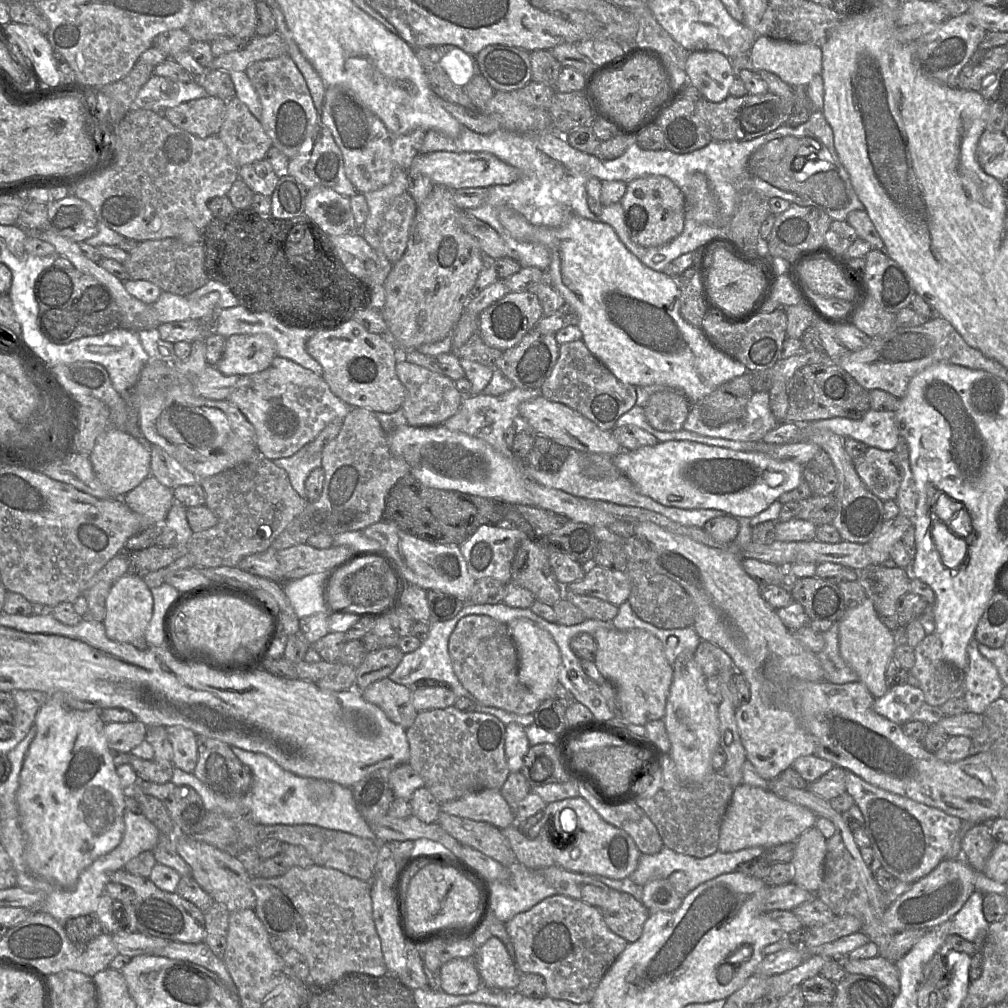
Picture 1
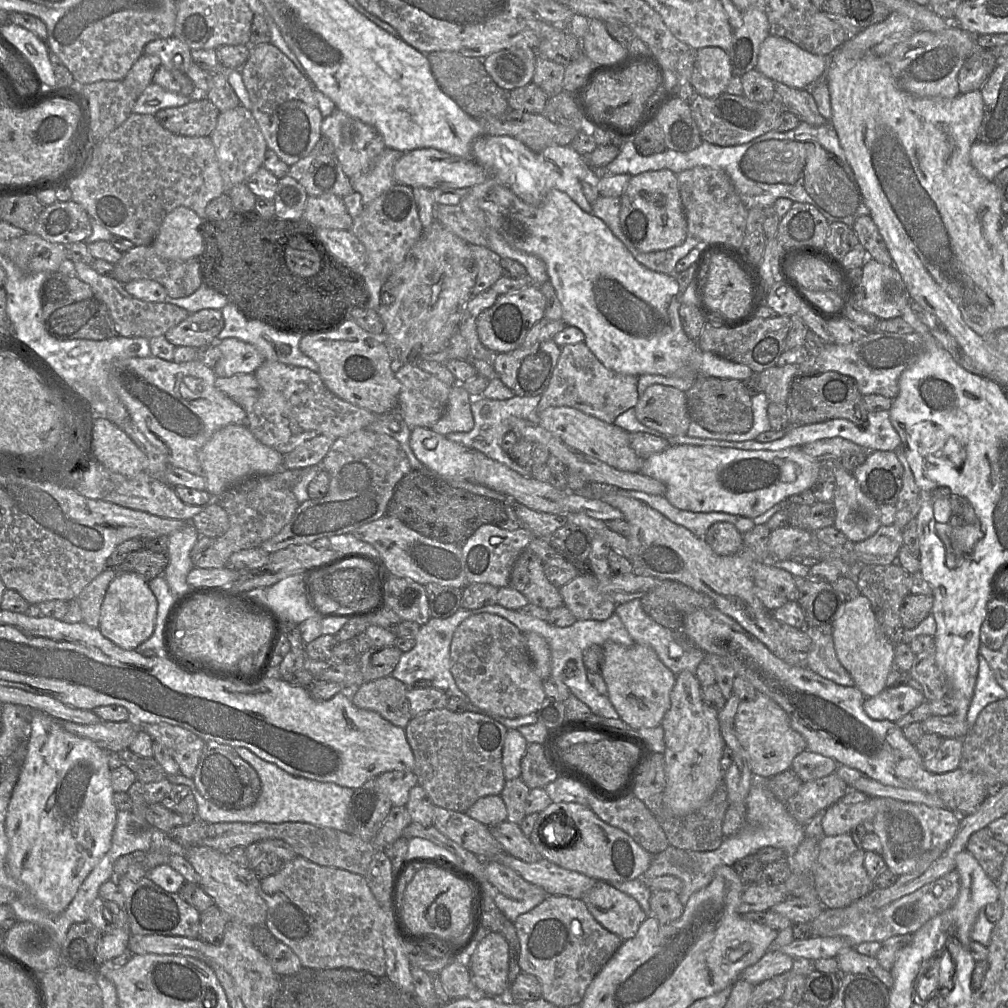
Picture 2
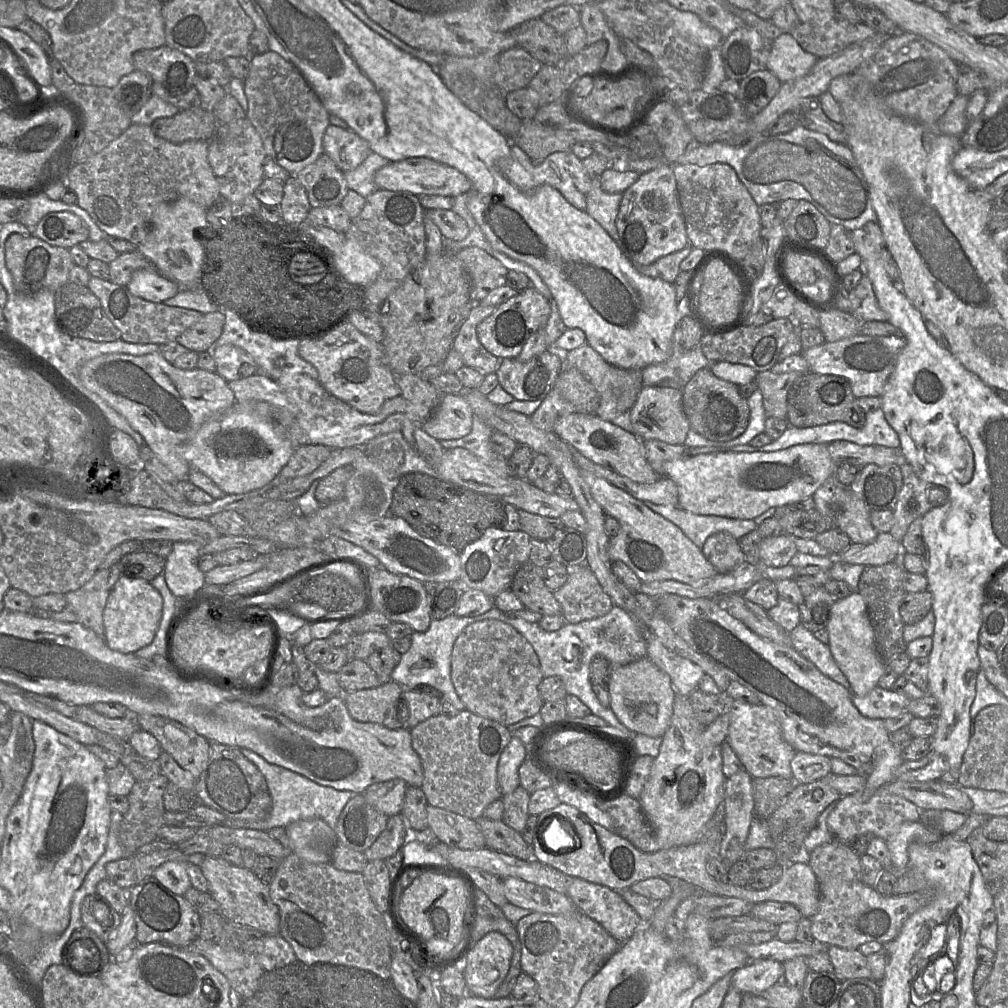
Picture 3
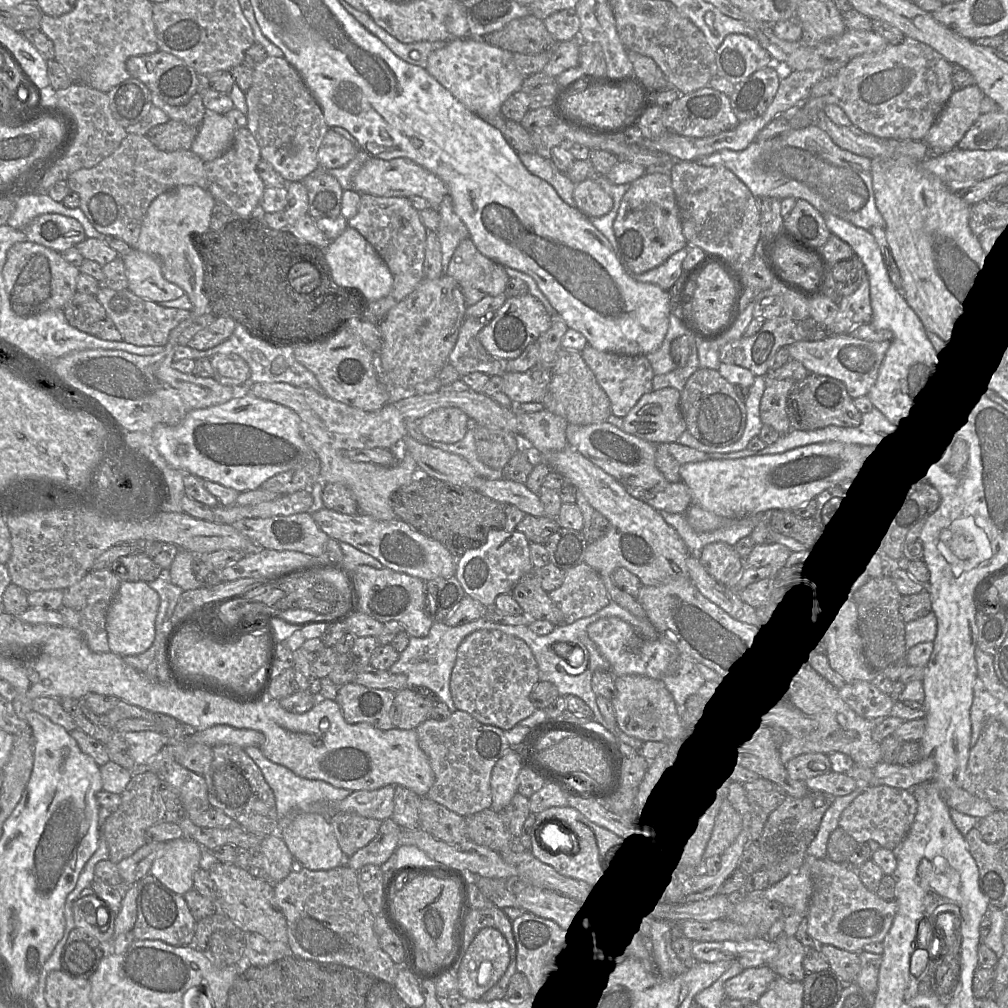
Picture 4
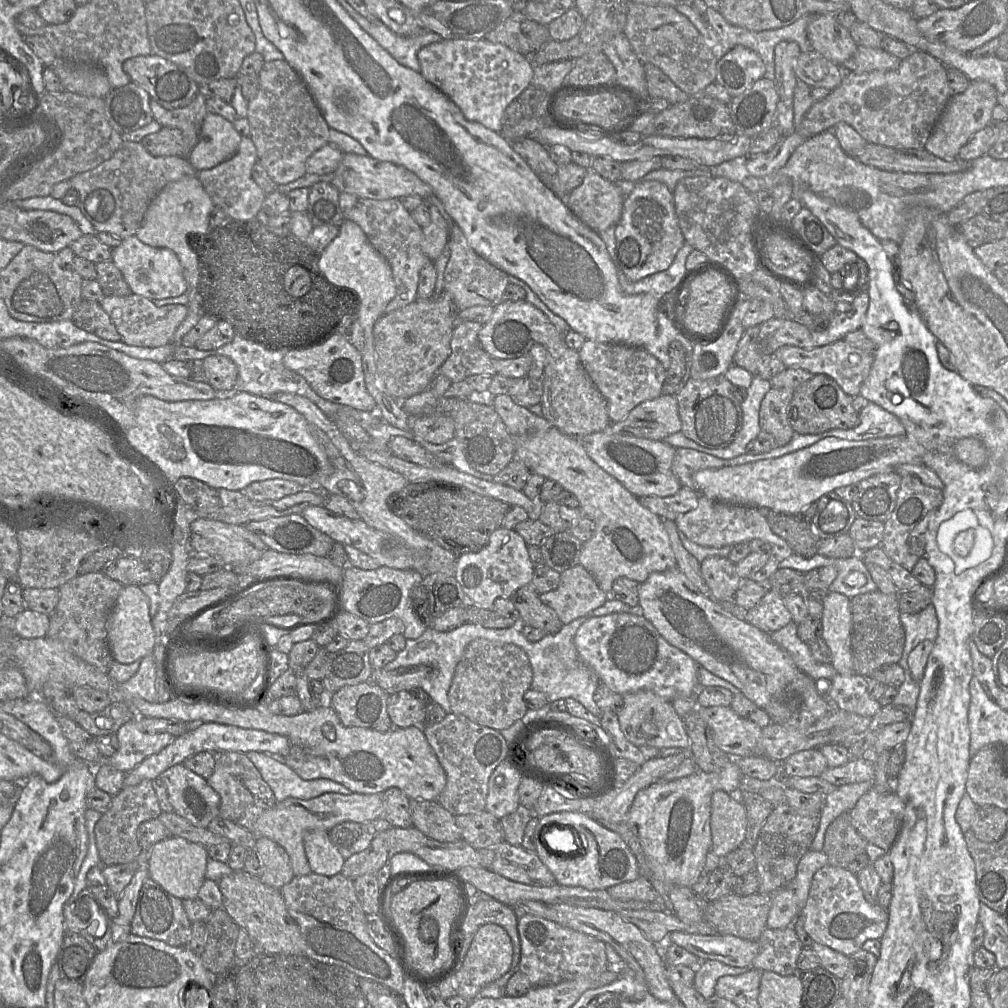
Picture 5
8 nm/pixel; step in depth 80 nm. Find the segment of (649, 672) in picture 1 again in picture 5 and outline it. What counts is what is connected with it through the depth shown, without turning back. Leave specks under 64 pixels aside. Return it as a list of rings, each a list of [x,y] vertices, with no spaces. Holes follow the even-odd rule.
[[[639,690],[623,695],[623,705],[617,712],[620,729],[626,739],[637,747],[648,745],[657,749],[690,747],[690,739],[684,728],[683,718],[677,714],[670,700],[653,691]]]

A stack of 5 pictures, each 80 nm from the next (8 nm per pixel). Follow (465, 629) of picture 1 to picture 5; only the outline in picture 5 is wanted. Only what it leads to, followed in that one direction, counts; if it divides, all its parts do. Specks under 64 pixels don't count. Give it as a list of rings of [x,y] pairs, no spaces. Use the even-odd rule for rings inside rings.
[[[478,638],[470,642],[455,669],[448,691],[451,712],[498,731],[527,713],[523,696],[531,688],[532,668],[525,651],[511,643]]]

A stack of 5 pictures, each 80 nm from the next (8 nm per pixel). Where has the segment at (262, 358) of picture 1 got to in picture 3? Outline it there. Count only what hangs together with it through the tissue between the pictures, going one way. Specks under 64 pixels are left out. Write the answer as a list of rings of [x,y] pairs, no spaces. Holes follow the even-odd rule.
[[[222,345],[213,352],[215,372],[226,382],[249,377],[258,371],[253,358],[243,349],[233,345]]]

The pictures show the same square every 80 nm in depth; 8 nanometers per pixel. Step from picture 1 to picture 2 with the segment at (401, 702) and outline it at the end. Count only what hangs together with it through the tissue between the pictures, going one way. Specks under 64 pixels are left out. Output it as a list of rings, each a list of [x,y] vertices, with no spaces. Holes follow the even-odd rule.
[[[390,675],[365,682],[350,694],[357,708],[374,711],[391,724],[405,729],[412,719],[408,690],[403,682]]]

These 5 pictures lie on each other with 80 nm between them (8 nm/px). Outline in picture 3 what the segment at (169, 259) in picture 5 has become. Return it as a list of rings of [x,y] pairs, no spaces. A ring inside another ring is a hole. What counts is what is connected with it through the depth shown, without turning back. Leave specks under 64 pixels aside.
[[[156,268],[136,270],[126,286],[134,296],[155,303],[163,303],[179,292],[179,285],[161,275]]]

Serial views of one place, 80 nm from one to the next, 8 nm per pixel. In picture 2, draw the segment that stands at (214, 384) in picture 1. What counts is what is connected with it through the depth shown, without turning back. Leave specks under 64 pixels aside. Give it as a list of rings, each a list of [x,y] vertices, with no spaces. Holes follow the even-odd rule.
[[[236,374],[228,378],[217,377],[215,387],[241,406],[246,414],[251,412],[252,406],[261,393],[254,374]]]

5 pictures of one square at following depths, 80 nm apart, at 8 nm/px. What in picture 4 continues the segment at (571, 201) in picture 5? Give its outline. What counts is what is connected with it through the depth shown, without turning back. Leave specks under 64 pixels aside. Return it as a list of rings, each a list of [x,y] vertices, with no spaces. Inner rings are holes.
[[[594,177],[576,184],[574,200],[575,207],[588,218],[604,216],[613,208],[613,198]]]

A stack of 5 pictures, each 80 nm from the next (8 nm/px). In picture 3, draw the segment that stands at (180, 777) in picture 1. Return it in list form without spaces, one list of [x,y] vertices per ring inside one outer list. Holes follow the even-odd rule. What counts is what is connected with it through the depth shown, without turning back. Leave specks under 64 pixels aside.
[[[241,748],[241,752],[263,774],[272,798],[272,808],[269,816],[264,820],[243,821],[227,818],[224,822],[225,825],[233,828],[268,831],[275,827],[286,827],[290,823],[298,820],[319,818],[325,821],[335,831],[339,815],[349,800],[355,795],[353,792],[336,790],[332,787],[315,783],[301,774],[267,762],[260,755],[249,749]]]

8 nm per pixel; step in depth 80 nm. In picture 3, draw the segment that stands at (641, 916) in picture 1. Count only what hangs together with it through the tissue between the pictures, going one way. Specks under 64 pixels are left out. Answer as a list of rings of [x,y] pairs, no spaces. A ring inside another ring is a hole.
[[[572,878],[572,883],[565,893],[579,911],[599,923],[619,943],[631,938],[643,924],[637,912],[616,891],[581,878]]]

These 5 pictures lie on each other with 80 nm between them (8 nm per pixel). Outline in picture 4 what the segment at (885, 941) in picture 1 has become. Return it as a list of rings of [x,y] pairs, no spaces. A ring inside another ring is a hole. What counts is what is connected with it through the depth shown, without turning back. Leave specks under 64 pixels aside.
[[[828,857],[812,863],[811,880],[812,895],[806,916],[808,933],[817,945],[827,944],[858,953],[864,945],[884,940],[897,912],[895,899],[883,900],[865,887],[857,869],[847,863],[834,862]]]

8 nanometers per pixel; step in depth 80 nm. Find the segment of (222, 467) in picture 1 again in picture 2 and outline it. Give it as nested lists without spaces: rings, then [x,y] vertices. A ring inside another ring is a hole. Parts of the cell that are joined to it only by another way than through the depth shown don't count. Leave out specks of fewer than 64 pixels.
[[[158,357],[126,358],[111,364],[109,380],[135,425],[168,459],[168,464],[202,475],[199,453],[221,428],[246,424],[244,409],[215,387],[213,368],[198,359],[185,363]]]

